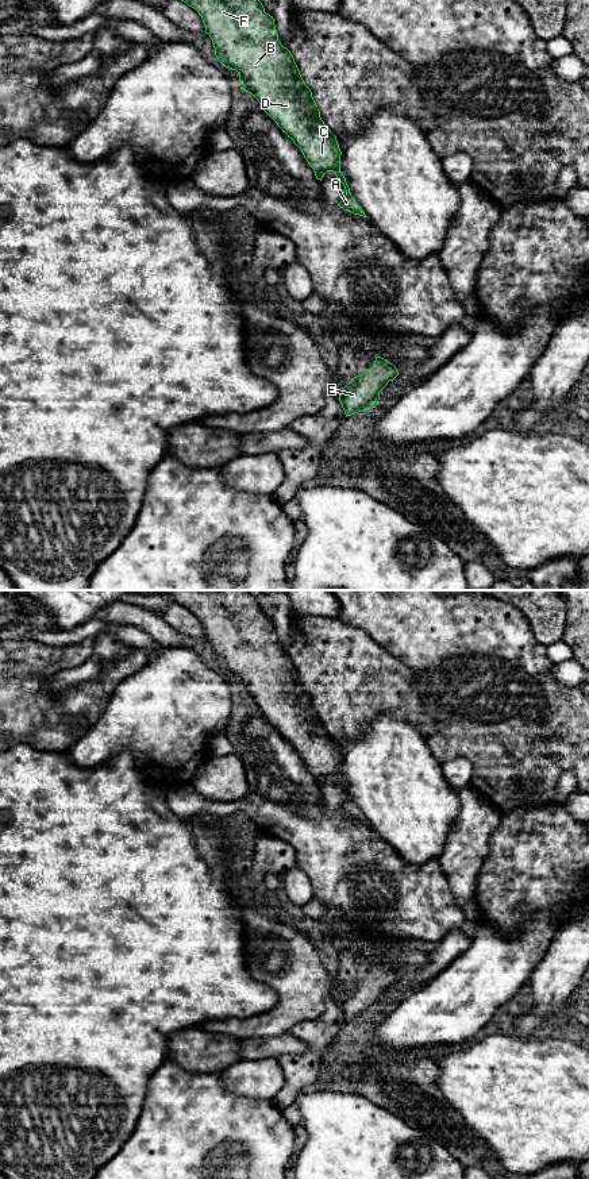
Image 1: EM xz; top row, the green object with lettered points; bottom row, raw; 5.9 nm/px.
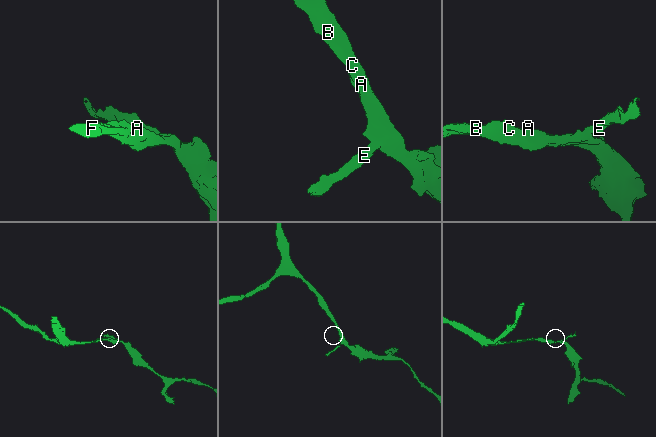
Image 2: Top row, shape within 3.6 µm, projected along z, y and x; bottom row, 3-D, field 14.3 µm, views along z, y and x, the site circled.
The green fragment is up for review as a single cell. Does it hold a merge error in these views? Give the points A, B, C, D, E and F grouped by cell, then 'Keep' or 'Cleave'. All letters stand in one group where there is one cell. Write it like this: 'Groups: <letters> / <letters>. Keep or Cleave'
Groups: A B C D E F. Keep

